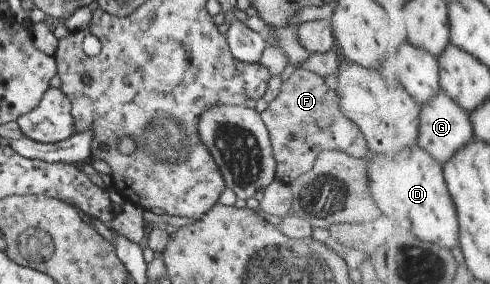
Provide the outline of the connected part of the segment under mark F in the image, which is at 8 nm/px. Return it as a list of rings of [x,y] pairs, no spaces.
[[[294,69],[280,85],[280,90],[272,102],[267,103],[266,109],[259,113],[266,127],[272,157],[275,160],[275,179],[284,184],[296,180],[300,174],[304,174],[313,164],[317,154],[324,149],[331,151],[341,148],[349,152],[352,158],[364,158],[368,156],[366,142],[358,130],[358,126],[347,120],[339,109],[334,91],[328,90],[324,78],[304,69]]]

